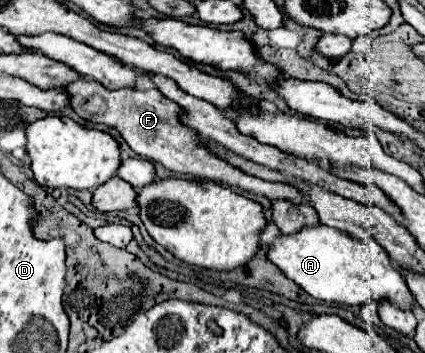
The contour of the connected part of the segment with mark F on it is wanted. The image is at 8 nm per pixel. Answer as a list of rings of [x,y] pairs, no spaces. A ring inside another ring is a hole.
[[[80,79],[72,85],[68,85],[66,91],[70,95],[72,109],[82,119],[94,121],[94,123],[104,123],[104,125],[118,129],[132,151],[136,151],[138,155],[142,155],[150,161],[162,163],[166,169],[170,169],[174,173],[190,175],[200,181],[214,181],[220,185],[238,187],[238,189],[250,191],[254,195],[264,195],[270,201],[278,201],[278,199],[294,201],[294,203],[304,201],[302,191],[294,189],[294,185],[286,185],[282,181],[262,181],[260,177],[250,177],[248,173],[242,173],[242,169],[232,169],[232,165],[228,161],[222,161],[222,157],[218,157],[216,153],[210,153],[210,149],[206,149],[206,145],[202,145],[200,135],[194,133],[194,129],[190,129],[188,125],[182,125],[182,119],[180,119],[182,109],[174,101],[162,97],[162,93],[158,93],[158,89],[148,89],[148,91],[116,89],[116,91],[110,91],[110,89],[102,87],[98,81]]]

